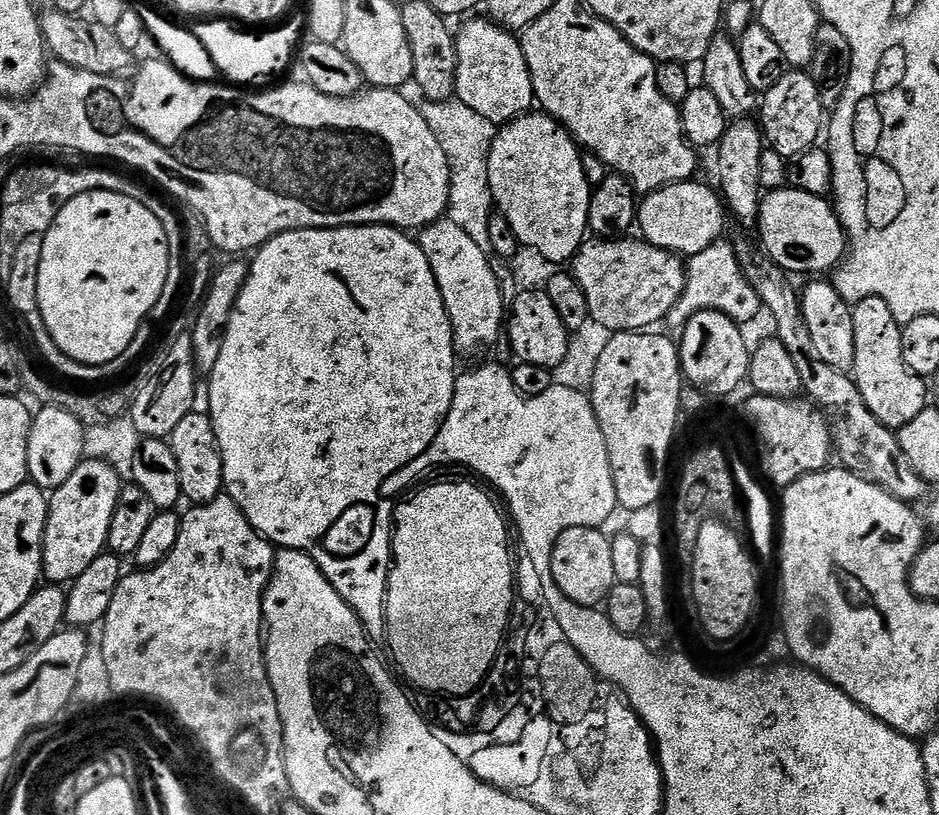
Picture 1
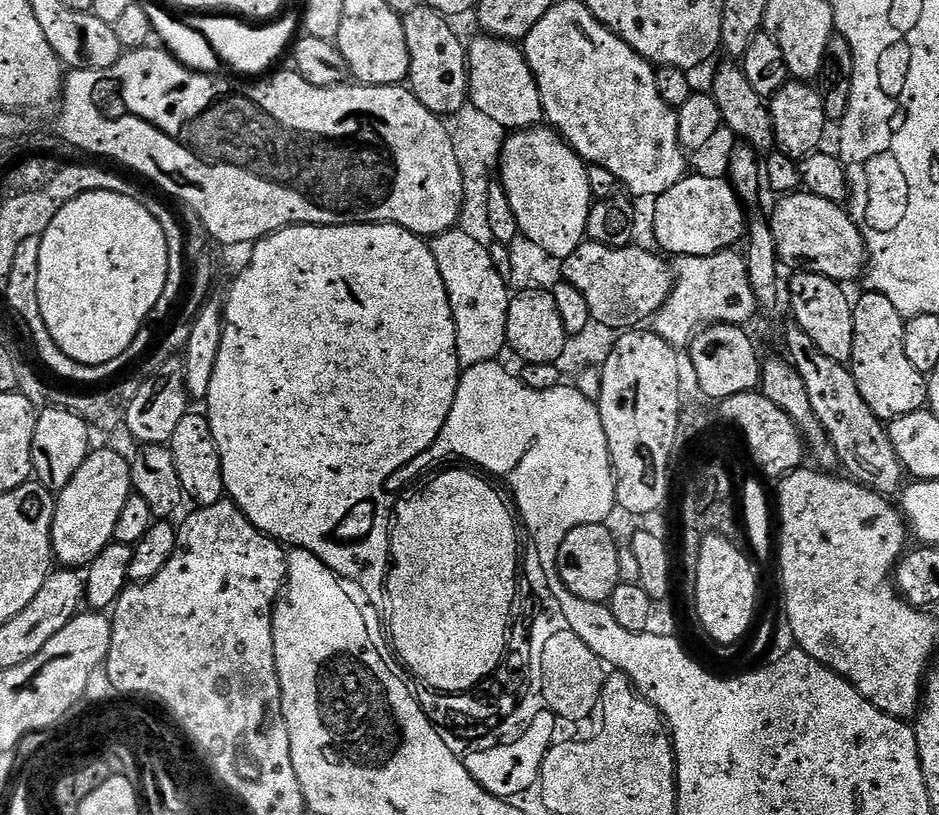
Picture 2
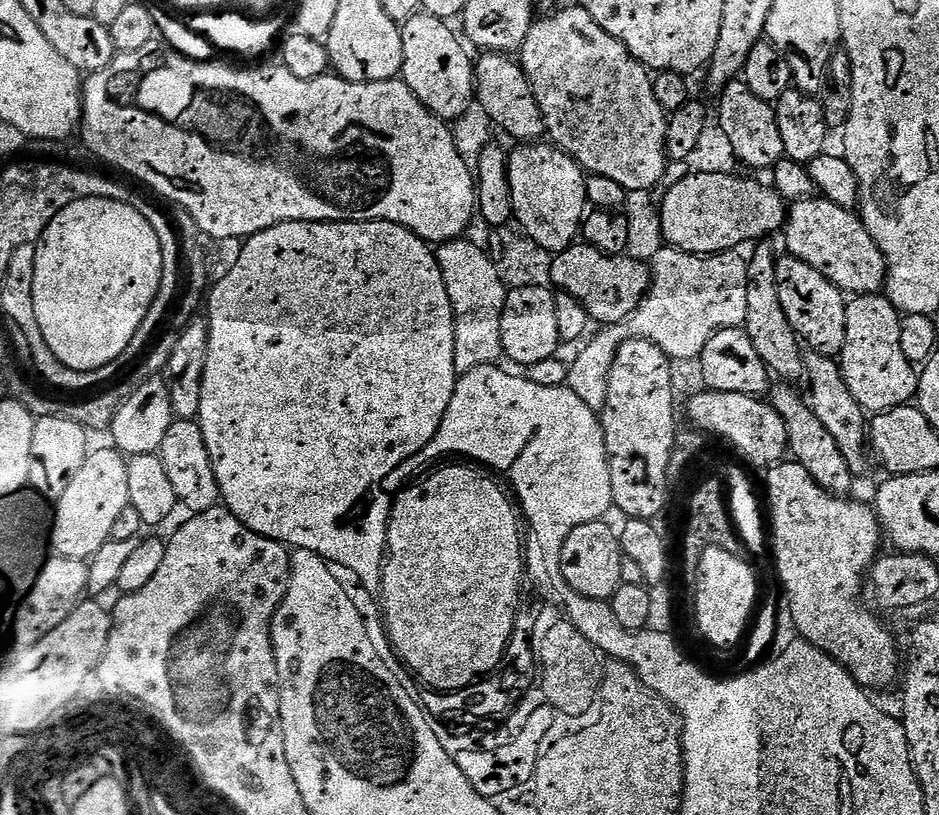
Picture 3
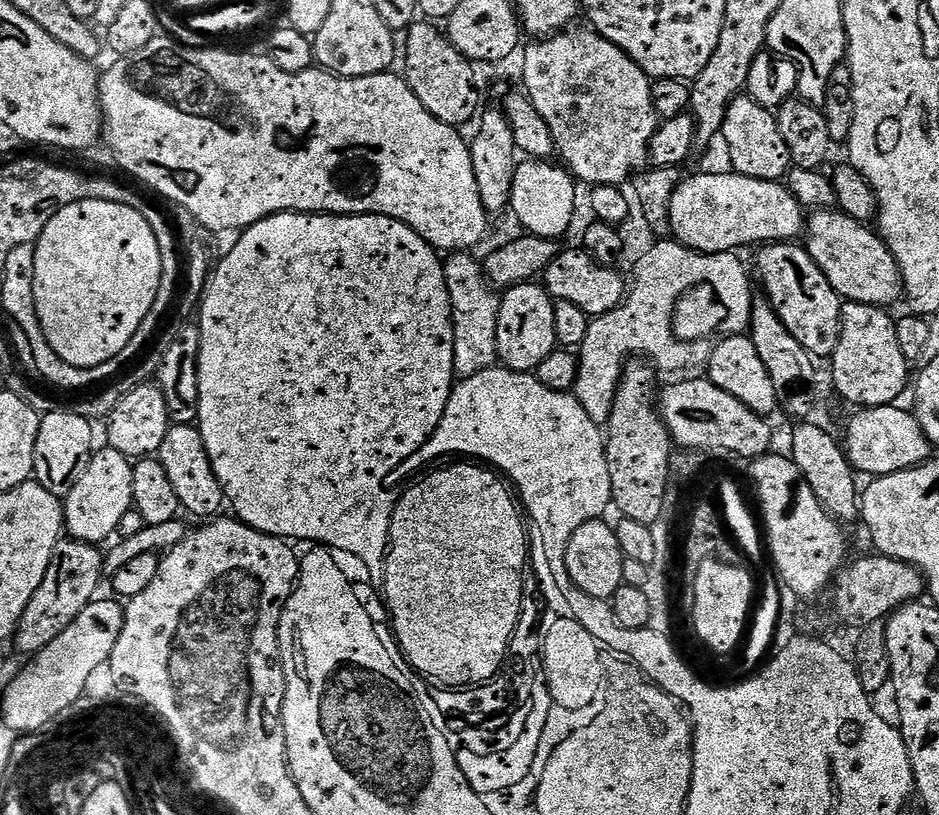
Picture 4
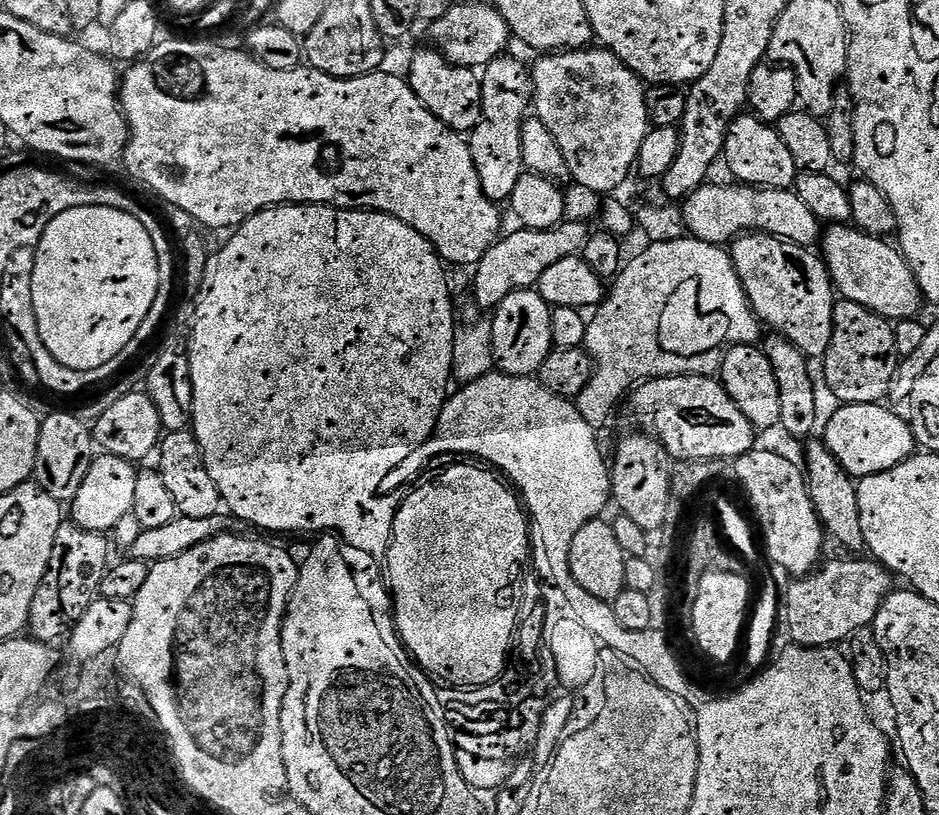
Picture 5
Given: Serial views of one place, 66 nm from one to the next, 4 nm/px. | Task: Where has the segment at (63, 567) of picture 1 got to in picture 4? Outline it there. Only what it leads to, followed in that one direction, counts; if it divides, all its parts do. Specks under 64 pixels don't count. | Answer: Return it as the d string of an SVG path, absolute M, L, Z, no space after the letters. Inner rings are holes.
M104 446L93 455L86 466L86 474L78 478L78 486L70 490L63 501L64 523L67 535L87 544L103 545L103 540L111 541L117 535L125 514L133 511L132 470L133 461L118 450Z

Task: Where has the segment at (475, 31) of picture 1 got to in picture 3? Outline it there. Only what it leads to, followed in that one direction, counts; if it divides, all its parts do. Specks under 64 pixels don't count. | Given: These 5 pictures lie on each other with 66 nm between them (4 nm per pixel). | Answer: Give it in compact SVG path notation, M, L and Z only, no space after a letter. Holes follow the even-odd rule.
M484 52L481 60L475 61L476 95L478 104L492 119L493 125L500 128L516 142L536 142L545 135L544 115L532 95L528 75L511 55L503 52Z

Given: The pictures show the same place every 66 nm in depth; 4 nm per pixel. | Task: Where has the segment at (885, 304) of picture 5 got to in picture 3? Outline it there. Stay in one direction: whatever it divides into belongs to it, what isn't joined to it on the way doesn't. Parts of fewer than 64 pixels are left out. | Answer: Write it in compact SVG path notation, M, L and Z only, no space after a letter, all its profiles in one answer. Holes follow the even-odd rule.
M823 198L800 200L787 209L783 236L788 243L787 255L806 262L806 266L814 266L818 274L825 276L841 292L867 296L879 293L885 287L888 264L882 250L866 230L863 219L853 209Z

